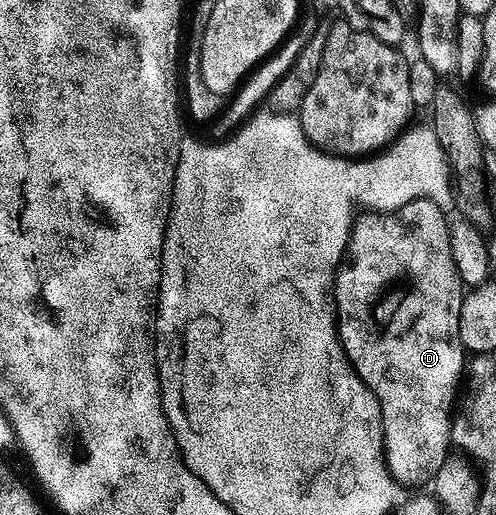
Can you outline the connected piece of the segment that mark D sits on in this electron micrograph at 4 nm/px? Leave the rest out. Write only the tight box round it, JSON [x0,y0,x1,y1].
[333,200,467,490]

